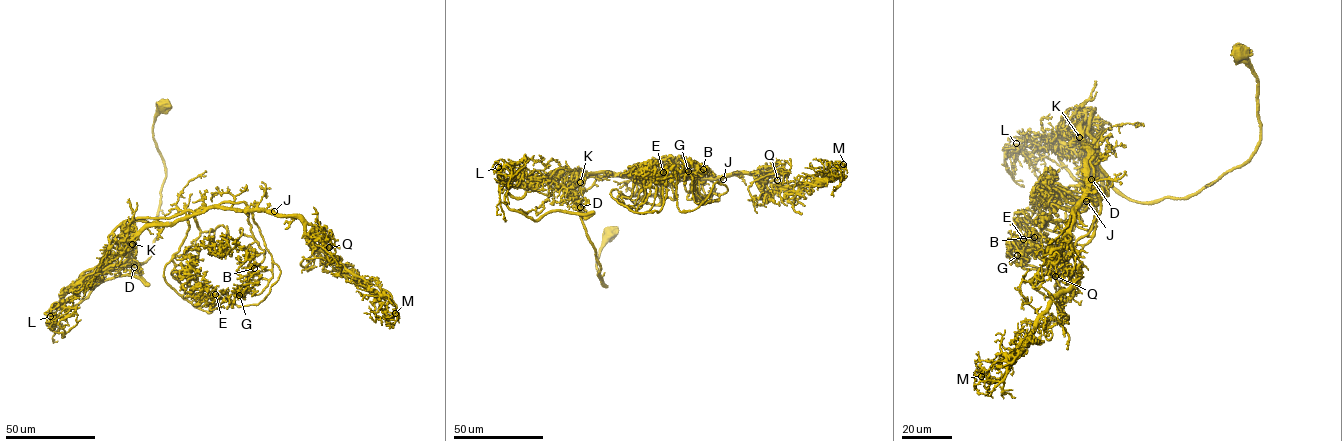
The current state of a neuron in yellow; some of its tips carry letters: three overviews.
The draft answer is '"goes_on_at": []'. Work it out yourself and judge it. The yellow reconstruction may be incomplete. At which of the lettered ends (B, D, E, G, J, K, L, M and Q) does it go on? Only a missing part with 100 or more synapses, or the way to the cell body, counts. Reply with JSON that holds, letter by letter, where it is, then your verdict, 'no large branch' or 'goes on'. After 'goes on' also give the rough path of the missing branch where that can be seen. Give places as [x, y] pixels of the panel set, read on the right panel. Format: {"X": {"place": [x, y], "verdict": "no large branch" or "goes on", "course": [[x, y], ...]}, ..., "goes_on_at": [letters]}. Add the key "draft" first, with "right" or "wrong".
{"draft": "right", "B": {"place": [1034, 237], "verdict": "no large branch"}, "D": {"place": [1091, 179], "verdict": "no large branch"}, "E": {"place": [1023, 239], "verdict": "no large branch"}, "G": {"place": [1017, 255], "verdict": "no large branch"}, "J": {"place": [1086, 201], "verdict": "no large branch"}, "K": {"place": [1079, 137], "verdict": "no large branch"}, "L": {"place": [1016, 143], "verdict": "no large branch"}, "M": {"place": [981, 376], "verdict": "no large branch"}, "Q": {"place": [1055, 276], "verdict": "no large branch"}, "goes_on_at": []}

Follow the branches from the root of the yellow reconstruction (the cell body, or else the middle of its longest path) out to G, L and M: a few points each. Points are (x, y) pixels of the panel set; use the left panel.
G: (163, 105), (158, 234), (145, 263), (127, 252), (153, 225), (248, 210), (272, 278), (239, 295)
L: (163, 105), (153, 125), (165, 172), (149, 258), (88, 274), (50, 316)
M: (163, 105), (158, 234), (135, 260), (131, 238), (206, 208), (298, 216), (307, 243), (395, 313)

